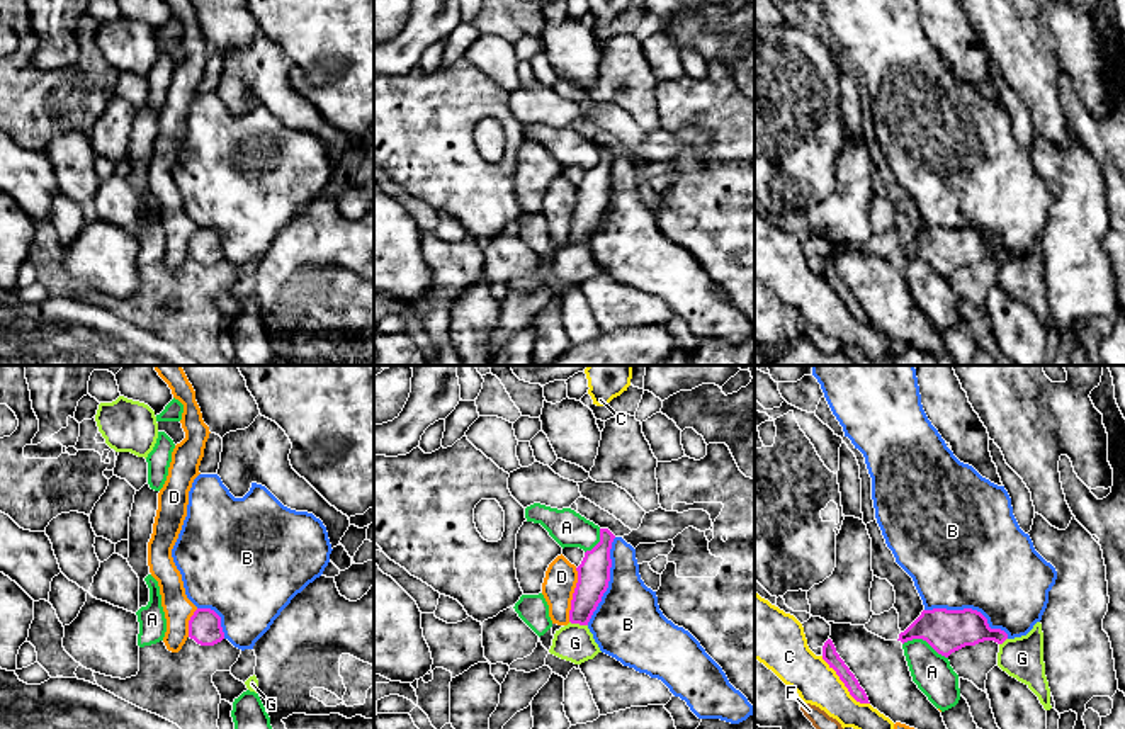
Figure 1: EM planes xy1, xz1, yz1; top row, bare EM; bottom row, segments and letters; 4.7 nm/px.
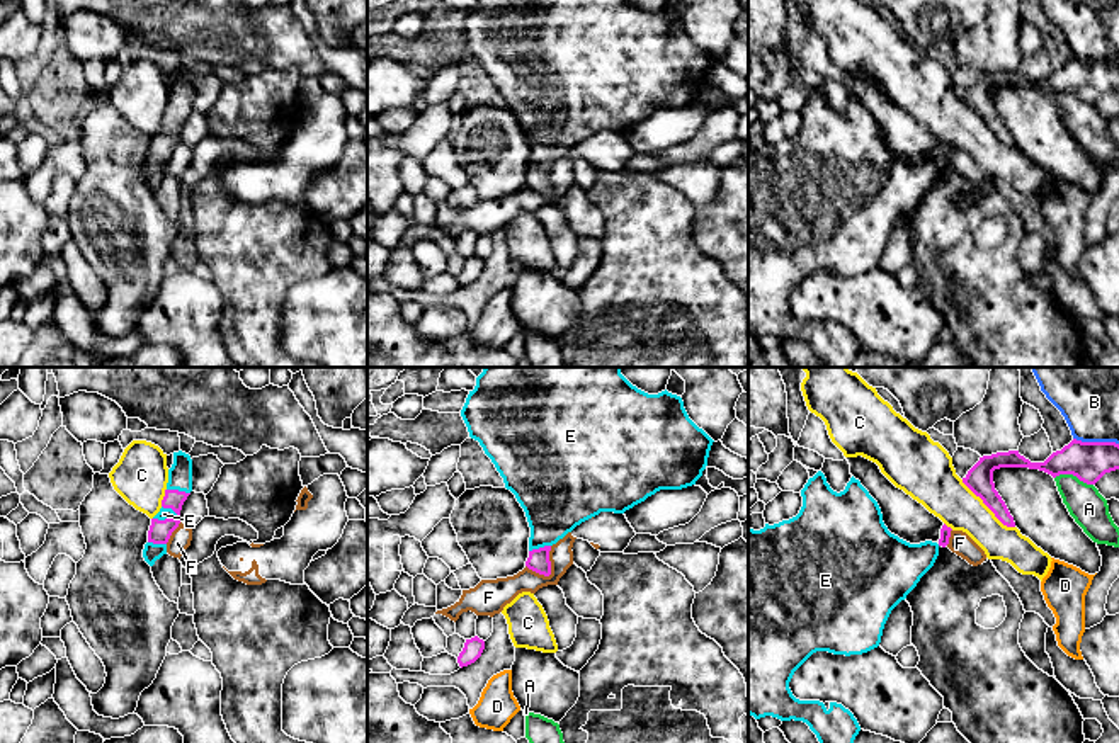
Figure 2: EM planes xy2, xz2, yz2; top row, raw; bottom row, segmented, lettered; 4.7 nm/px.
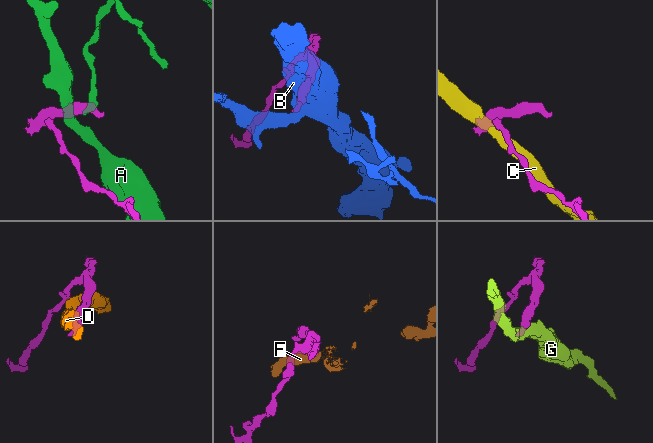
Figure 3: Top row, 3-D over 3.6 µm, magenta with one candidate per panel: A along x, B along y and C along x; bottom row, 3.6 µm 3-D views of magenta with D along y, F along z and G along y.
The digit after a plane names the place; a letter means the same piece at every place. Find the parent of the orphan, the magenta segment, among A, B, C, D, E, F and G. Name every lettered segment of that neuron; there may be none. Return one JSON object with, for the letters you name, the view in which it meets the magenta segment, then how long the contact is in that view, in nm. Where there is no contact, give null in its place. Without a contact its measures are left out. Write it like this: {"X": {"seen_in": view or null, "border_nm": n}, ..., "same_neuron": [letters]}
{"E": {"seen_in": "xy2", "border_nm": 130}, "same_neuron": ["E"]}

